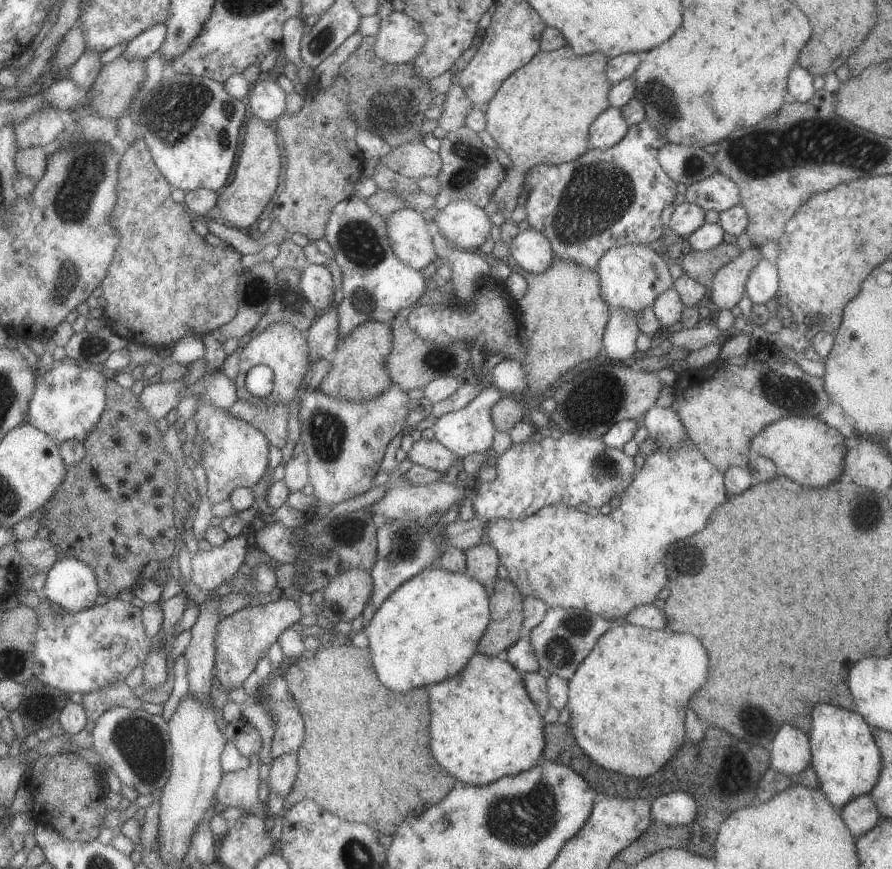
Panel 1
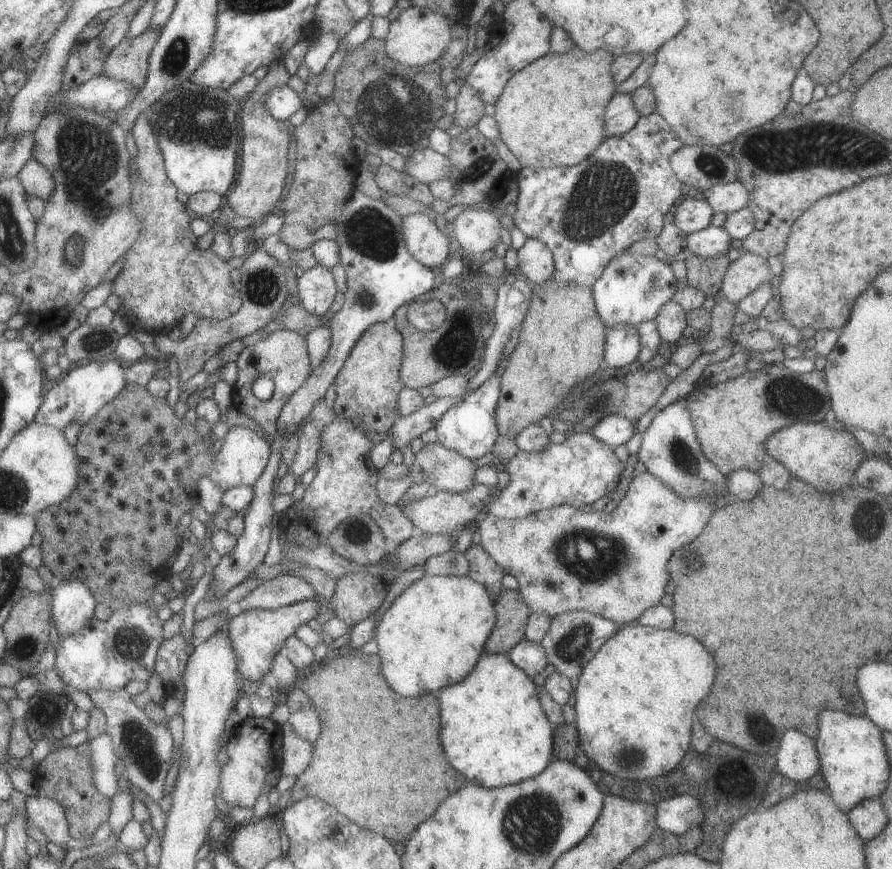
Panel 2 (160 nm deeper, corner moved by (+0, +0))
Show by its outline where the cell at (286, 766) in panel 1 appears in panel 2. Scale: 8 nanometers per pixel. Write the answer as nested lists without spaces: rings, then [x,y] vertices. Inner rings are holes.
[[[286,721],[280,724],[282,730],[281,774],[295,776],[301,774],[309,766],[313,743],[301,738]]]

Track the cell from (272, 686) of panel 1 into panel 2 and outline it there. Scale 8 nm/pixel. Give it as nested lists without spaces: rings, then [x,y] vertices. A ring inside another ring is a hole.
[[[299,687],[286,692],[286,706],[289,710],[287,722],[293,730],[312,743],[321,730],[320,716],[312,705],[307,693]]]

